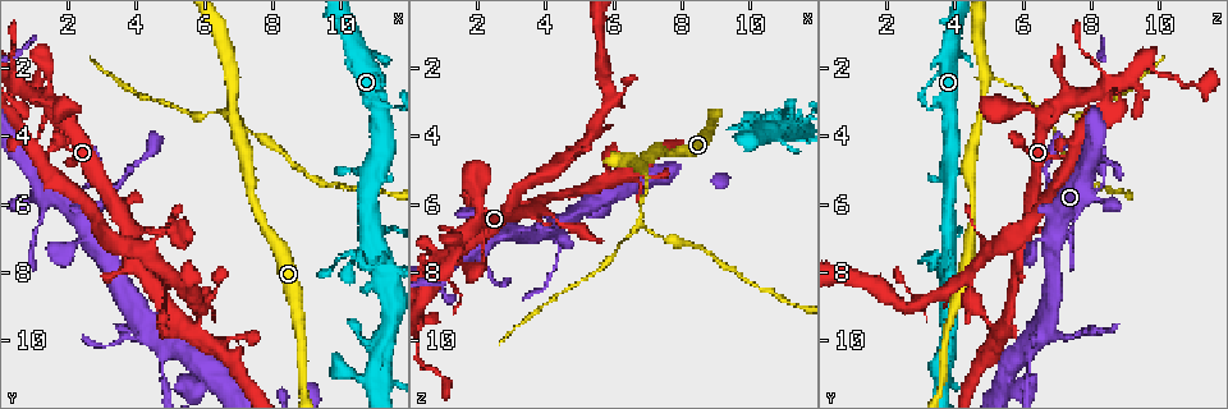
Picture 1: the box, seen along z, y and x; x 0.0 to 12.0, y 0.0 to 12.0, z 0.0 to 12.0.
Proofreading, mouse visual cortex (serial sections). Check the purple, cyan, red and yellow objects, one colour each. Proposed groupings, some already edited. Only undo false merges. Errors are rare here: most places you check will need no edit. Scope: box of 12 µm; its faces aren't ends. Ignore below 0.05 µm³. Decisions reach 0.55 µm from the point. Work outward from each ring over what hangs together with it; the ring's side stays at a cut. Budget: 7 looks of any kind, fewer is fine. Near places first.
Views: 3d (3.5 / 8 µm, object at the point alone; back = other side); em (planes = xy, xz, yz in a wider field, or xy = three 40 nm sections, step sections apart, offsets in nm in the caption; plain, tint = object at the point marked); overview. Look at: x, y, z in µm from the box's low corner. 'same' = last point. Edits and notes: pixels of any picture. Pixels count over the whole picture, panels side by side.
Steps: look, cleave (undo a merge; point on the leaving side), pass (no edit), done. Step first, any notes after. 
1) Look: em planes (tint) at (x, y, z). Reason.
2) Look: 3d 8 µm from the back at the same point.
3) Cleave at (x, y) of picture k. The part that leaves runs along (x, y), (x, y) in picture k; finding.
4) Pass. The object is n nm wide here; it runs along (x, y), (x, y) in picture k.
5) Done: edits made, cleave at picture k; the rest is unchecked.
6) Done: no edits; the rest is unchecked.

Look: 3d 3.5 µm from the back at (5.3, 11.3, 6.1). Abrupt turn.

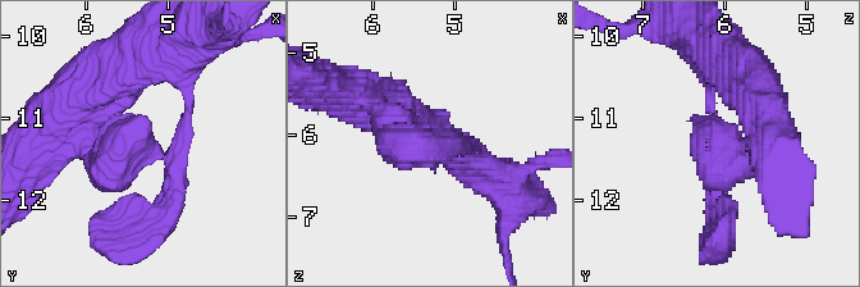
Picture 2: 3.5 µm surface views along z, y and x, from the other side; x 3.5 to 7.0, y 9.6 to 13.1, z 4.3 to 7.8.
Look: em xy step 1 (tint) at the same point. Now the EM.

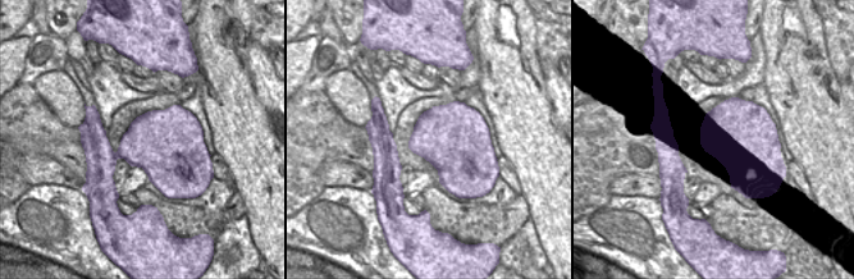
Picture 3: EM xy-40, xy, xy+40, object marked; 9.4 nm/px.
Look: em xy step 5 (tint) at the same point.

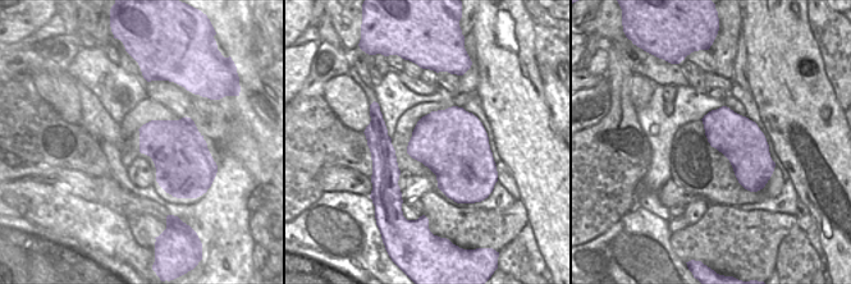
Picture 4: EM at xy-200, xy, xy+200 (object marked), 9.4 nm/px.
Pass. The arms are 100, 200, 250 nm wide; it runs along (366, 100), (440, 130) in picture 2; one cell here.

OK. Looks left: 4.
Look: 3d 3.5 µm at (3.5, 6.3, 6.2). Four or more arms meet.

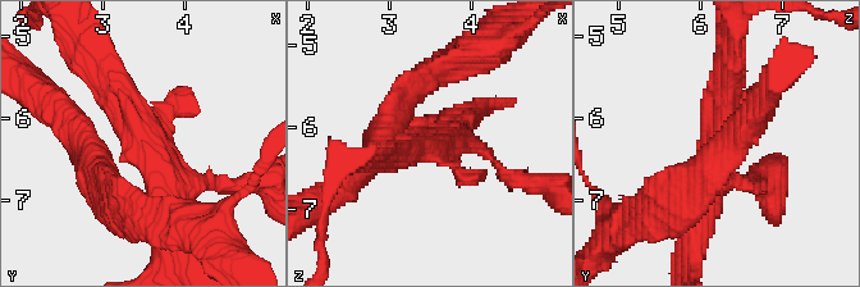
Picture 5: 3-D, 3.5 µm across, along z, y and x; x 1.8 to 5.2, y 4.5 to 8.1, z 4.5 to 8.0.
Look: em xy step 1 (tint) at (3.40, 6.30, 6.20).

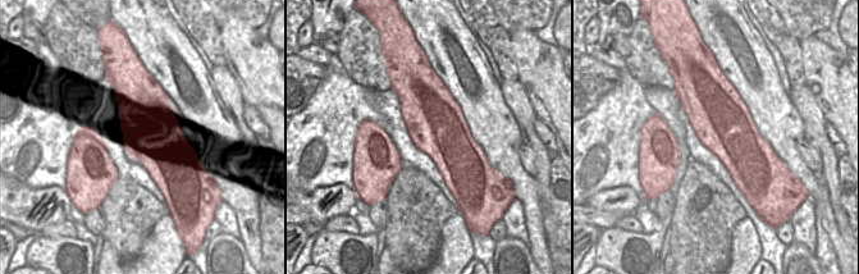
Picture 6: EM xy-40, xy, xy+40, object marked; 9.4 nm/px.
Pass. It runs along (731, 69), (708, 164), (672, 199) in picture 5; one cell here.

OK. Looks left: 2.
Done: no edits; the rest is unchecked.

